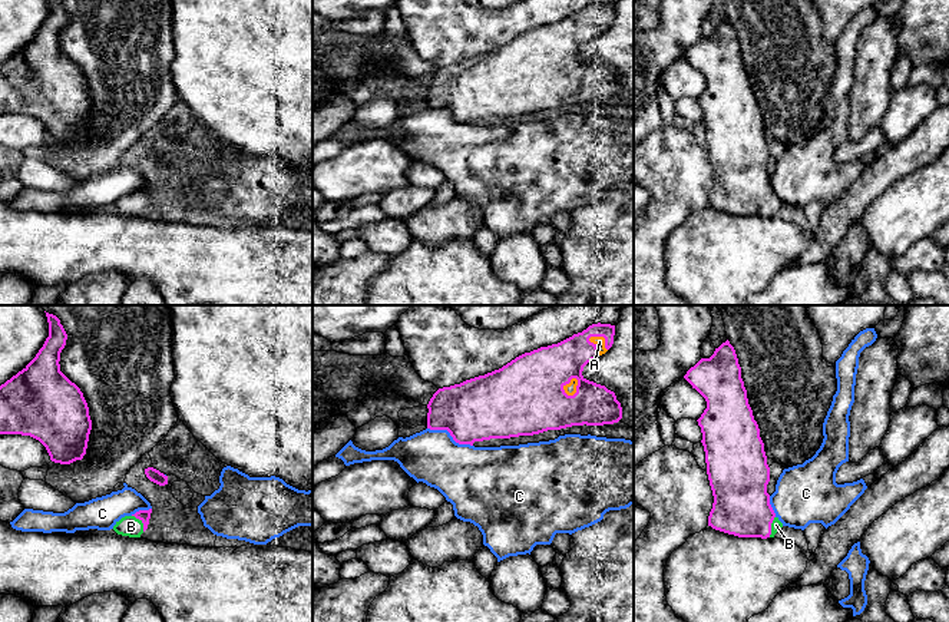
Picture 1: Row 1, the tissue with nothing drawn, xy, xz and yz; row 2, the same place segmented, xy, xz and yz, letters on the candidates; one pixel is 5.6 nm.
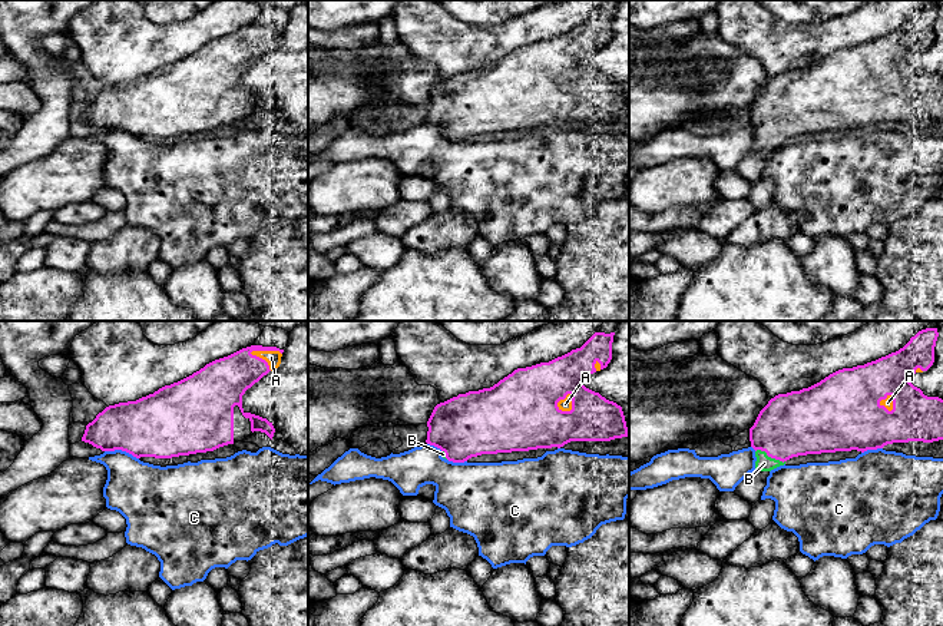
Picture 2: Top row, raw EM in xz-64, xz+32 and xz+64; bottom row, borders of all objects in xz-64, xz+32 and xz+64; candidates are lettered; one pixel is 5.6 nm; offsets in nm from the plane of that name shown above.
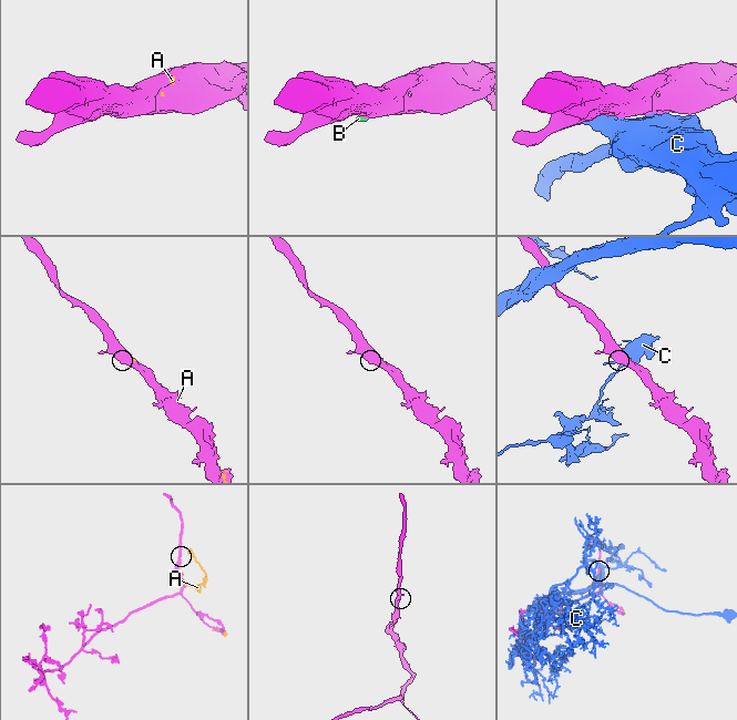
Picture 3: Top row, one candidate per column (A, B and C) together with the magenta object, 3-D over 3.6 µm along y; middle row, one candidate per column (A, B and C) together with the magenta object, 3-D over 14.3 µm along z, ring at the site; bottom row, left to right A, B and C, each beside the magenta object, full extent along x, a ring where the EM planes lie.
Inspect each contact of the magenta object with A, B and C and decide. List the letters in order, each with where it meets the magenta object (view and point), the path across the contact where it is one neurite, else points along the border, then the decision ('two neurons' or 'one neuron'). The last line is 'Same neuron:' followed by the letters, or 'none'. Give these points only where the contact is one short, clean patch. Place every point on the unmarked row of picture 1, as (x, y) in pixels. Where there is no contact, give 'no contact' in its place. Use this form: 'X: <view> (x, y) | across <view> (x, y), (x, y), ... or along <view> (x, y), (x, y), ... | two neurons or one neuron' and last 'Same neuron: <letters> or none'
A: xz (595, 25) | one neuron
B: xy (142, 201) | across xy (142, 194), (142, 201), (131, 205) | one neuron
C: xz (450, 113) | two neurons
Same neuron: A, B

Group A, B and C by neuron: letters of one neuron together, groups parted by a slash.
A B / C

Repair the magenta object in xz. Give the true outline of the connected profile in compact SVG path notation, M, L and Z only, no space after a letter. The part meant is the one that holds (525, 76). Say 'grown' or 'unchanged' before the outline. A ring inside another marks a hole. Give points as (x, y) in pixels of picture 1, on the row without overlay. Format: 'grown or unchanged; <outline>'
grown; M592 3L558 23L525 32L499 49L439 67L427 83L427 107L447 109L456 122L473 125L490 118L618 102L622 86L615 72L582 54L588 42L612 26L614 14L615 4Z

